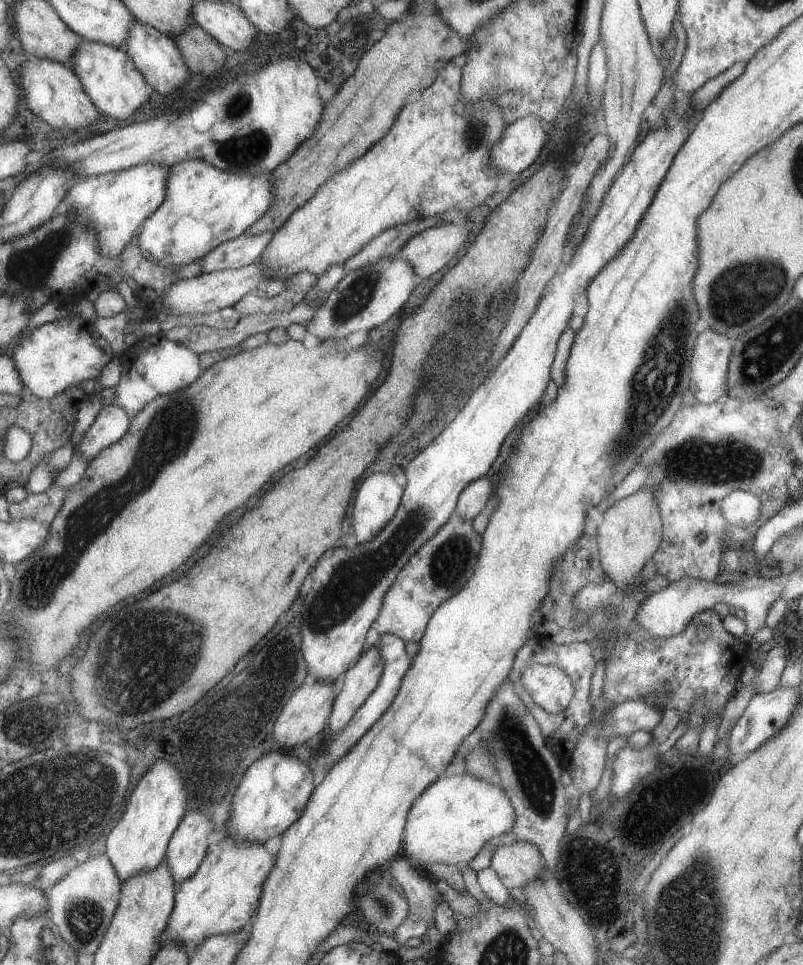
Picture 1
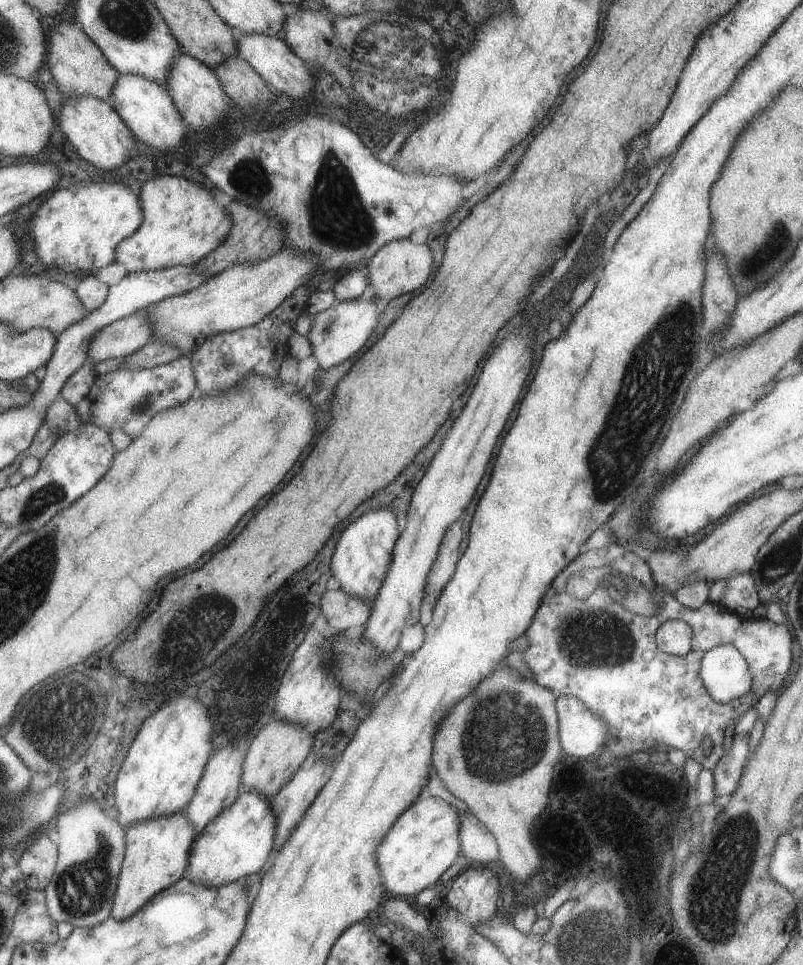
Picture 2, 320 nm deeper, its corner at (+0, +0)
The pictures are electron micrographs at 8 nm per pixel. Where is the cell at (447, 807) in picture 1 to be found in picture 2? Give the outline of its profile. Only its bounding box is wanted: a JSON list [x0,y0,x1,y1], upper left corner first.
[374,794,460,898]

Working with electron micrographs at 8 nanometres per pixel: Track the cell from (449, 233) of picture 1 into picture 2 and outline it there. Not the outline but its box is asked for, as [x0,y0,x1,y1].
[366,238,431,306]

